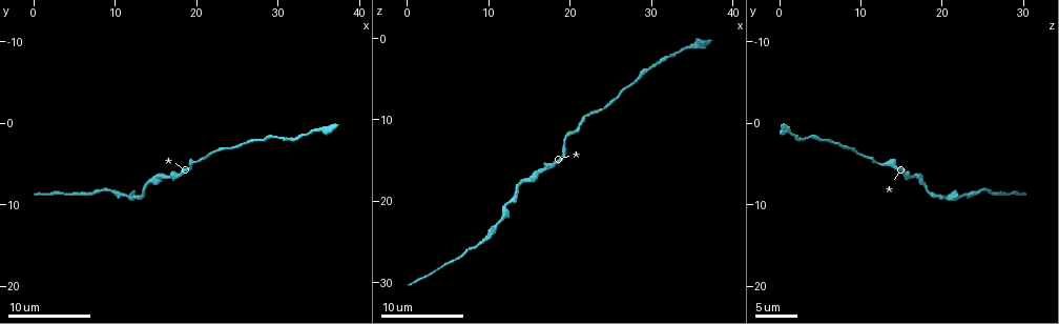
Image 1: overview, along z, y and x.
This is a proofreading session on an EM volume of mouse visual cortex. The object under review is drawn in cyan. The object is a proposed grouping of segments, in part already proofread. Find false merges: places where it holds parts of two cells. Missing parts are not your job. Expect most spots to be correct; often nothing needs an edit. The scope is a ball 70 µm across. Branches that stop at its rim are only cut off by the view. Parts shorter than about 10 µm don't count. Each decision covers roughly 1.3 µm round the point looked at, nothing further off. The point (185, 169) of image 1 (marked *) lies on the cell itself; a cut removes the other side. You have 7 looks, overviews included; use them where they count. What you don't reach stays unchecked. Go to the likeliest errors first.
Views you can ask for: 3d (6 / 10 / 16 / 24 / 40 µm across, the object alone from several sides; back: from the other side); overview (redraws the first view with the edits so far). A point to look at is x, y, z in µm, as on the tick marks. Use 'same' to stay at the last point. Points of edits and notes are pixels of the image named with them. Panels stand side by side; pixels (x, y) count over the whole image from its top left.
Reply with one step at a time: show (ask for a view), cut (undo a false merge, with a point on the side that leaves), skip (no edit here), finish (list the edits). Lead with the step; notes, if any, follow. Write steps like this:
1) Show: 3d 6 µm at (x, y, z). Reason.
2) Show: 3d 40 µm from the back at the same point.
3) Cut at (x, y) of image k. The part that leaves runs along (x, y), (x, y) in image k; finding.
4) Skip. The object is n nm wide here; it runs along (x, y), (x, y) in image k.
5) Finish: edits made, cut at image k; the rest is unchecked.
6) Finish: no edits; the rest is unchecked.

Show: 3d 10 µm at (24.0, 3.4, 9.0). A narrow waist.

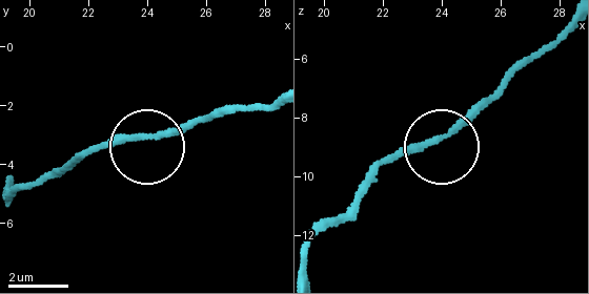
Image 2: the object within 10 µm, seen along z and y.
Skip. It runs along (311, 244), (379, 168), (447, 138), (505, 80) in image 2; one cell here.

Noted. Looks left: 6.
Show: 3d 10 µm at (14.2, 7.4, 17.8).

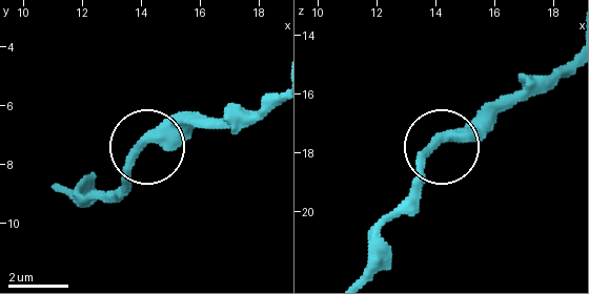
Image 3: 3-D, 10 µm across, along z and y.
Skip. All the same cell.

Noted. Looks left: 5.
Show: 3d 6 µm at (11.4, 8.8, 22.2). Narrows sharply.

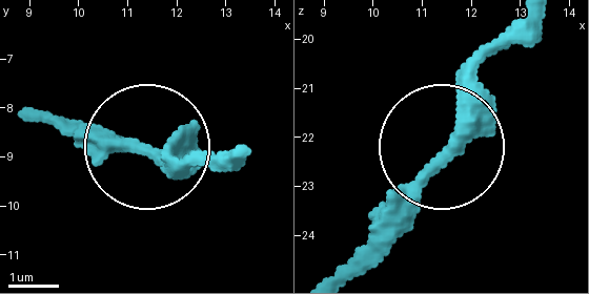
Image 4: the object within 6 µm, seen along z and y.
Skip. It runs along (516, 24), (483, 62), (466, 125), (358, 246) in image 4; continuous, no second cell.

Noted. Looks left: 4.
Show: 3d 6 µm at (29.8, 1.8, 3.8). Thick turns thin.

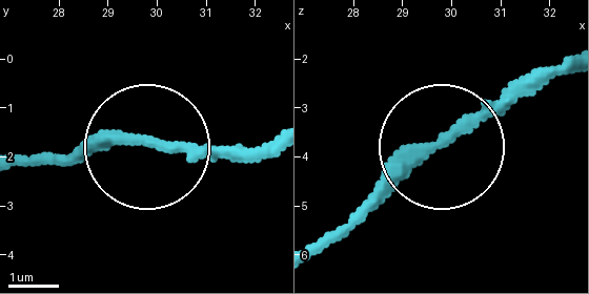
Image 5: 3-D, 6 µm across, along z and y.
Show: 3d 6 µm from the back at (29.80, 1.70, 3.70).

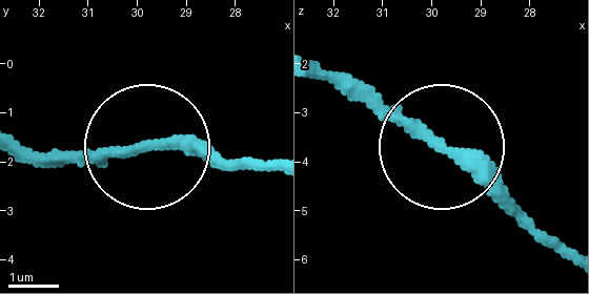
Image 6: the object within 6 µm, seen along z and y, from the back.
Skip. The object is 250 nm wide here; it runs along (566, 258), (452, 153), (344, 82) in image 6; continuous, no second cell.

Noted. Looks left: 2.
Finish: no edits; the rest is unchecked.

